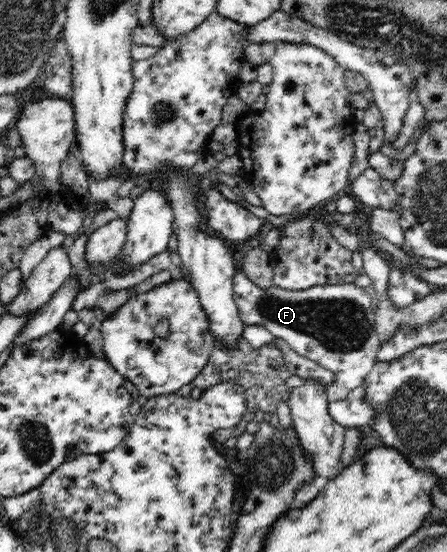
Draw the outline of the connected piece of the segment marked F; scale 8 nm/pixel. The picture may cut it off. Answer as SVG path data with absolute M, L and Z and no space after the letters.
M243 272L233 280L234 300L245 325L265 326L293 351L333 372L333 381L325 386L328 402L345 401L347 395L373 369L381 345L375 329L371 295L354 283L316 285L306 290L289 291L275 285L259 288Z

